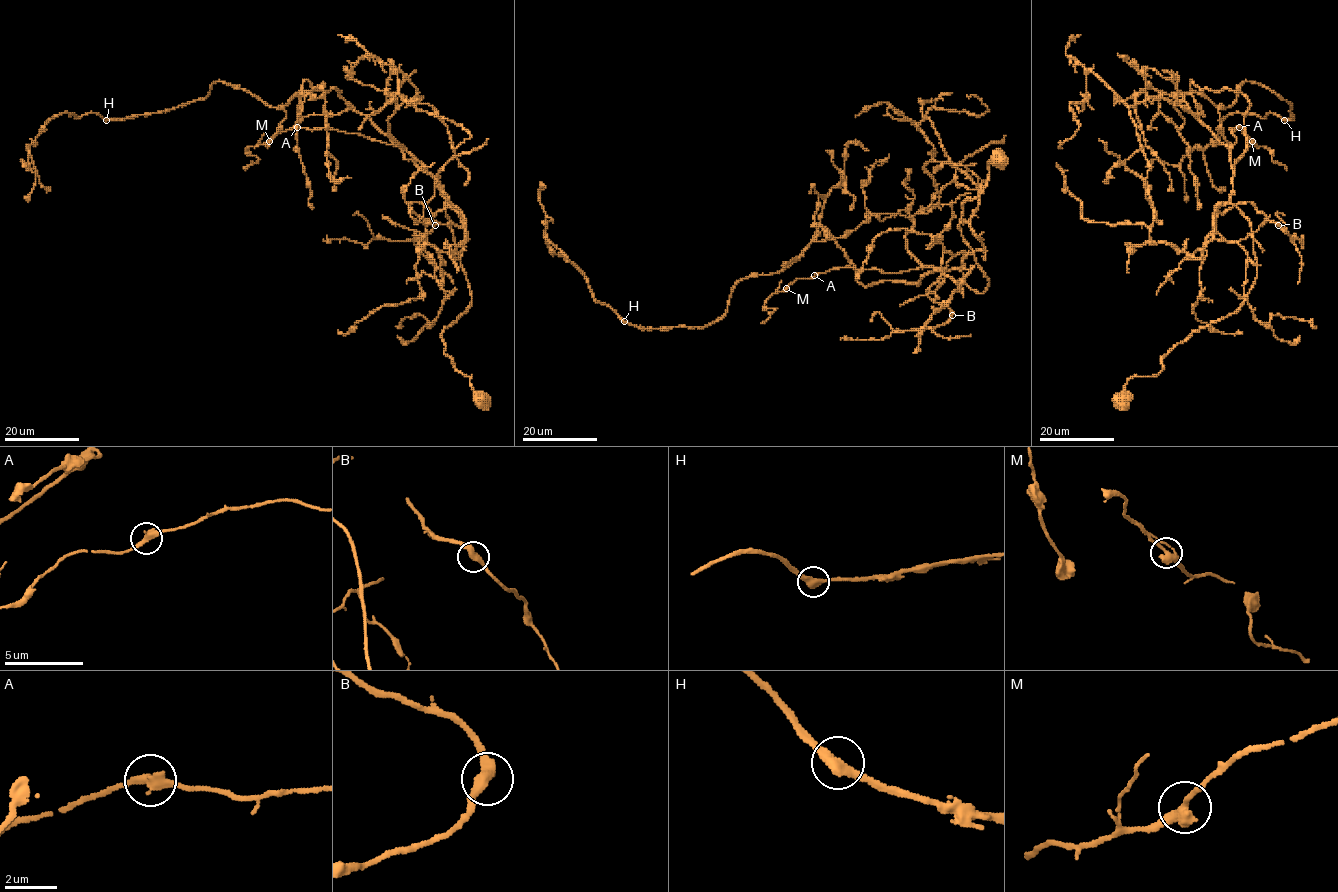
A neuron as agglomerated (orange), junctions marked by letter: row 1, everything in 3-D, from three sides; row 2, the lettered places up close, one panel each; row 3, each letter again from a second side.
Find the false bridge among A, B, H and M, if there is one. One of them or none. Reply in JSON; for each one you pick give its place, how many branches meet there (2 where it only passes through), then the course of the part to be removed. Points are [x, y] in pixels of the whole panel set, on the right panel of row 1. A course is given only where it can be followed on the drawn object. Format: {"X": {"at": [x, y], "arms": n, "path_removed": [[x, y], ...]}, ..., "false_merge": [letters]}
{"false_merge": []}

